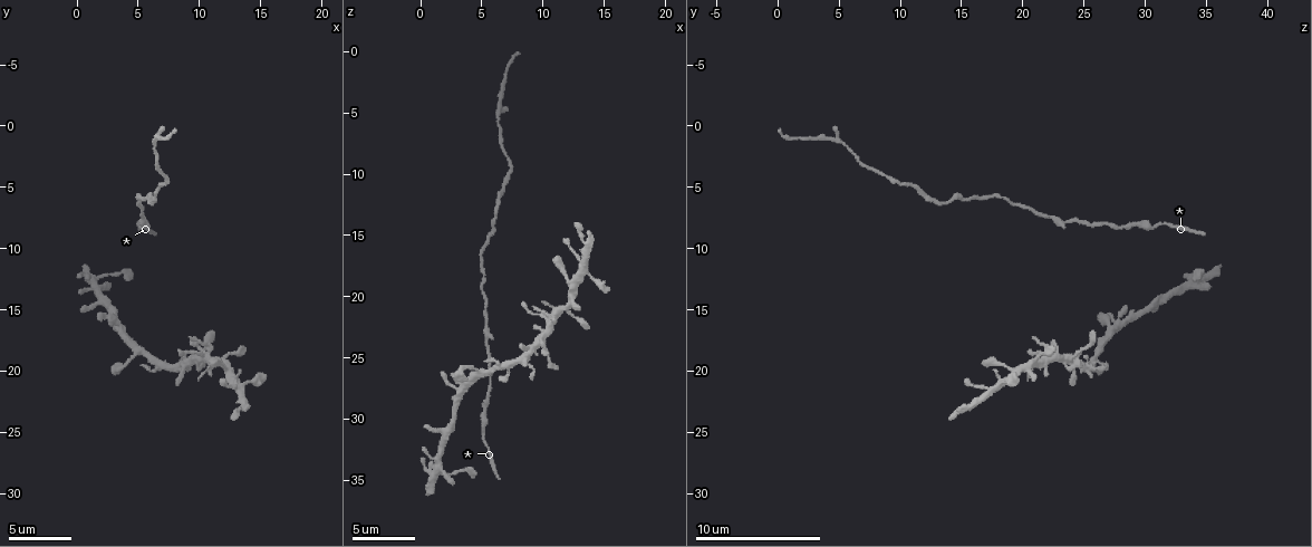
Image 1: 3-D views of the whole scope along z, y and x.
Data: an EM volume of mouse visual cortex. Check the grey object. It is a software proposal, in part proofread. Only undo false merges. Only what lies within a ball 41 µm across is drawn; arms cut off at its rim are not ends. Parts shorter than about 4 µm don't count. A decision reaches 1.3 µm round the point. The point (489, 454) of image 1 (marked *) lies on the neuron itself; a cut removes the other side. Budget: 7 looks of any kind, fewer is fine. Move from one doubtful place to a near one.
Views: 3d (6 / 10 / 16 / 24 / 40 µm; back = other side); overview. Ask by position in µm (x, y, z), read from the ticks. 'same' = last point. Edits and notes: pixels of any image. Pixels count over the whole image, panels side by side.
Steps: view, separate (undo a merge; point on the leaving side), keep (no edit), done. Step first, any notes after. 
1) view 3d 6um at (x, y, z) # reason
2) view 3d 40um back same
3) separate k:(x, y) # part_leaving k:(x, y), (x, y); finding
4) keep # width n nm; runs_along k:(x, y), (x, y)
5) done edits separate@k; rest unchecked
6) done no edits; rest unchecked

view 3d 6um at (5.2, 8.2, 28.6) # calibre changes

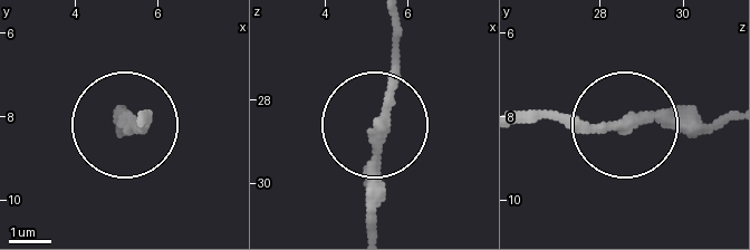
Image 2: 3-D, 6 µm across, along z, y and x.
keep # runs_along 2:(729, 114), (696, 124), (526, 114); all the same neuron

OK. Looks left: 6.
view 3d 6um at (5.2, 7.2, 21.6) # thick turns thin

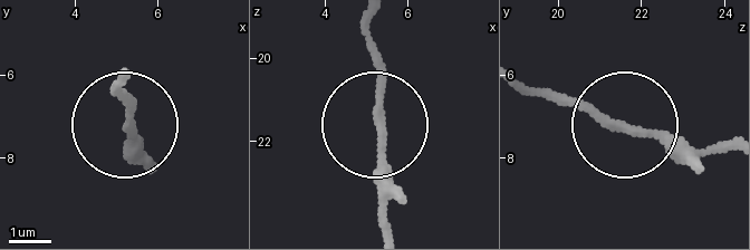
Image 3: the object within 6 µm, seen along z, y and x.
view 3d 6um back at (5.40, 7.40, 21.80)

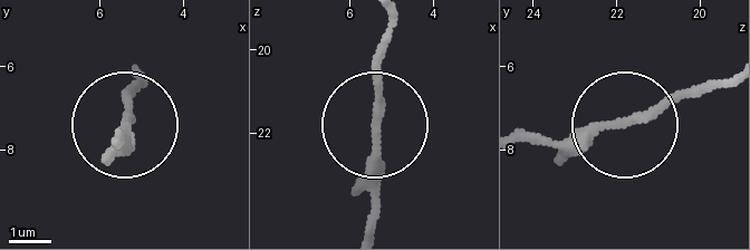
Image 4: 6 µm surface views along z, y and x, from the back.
keep # runs_along 4:(118, 143), (136, 73); continuous, no second neuron

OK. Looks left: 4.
view 3d 10um at (7.6, 4.4, 9.2) # sudden change in width

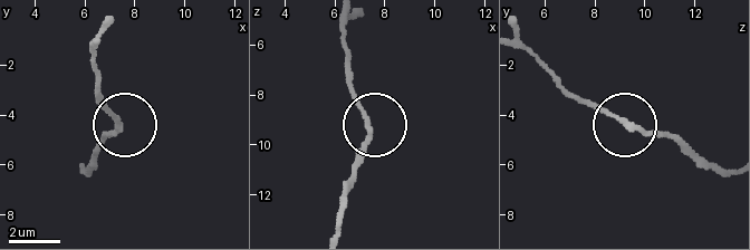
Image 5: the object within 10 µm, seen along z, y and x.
keep # runs_along 5:(338, 230), (338, 205), (366, 128), (347, 73); continuous, no second neuron

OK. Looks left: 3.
view 3d 6um at (6.2, 1.4, 5.0) # three-way junction

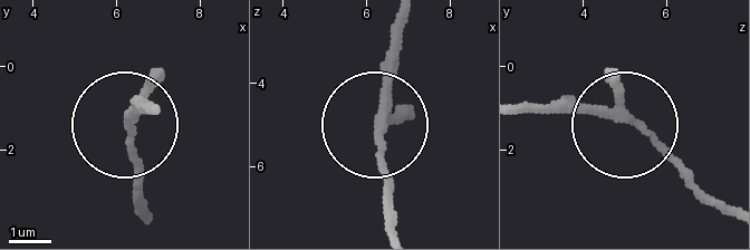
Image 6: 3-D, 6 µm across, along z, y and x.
view 3d 6um back at (6.35, 1.40, 5.20)

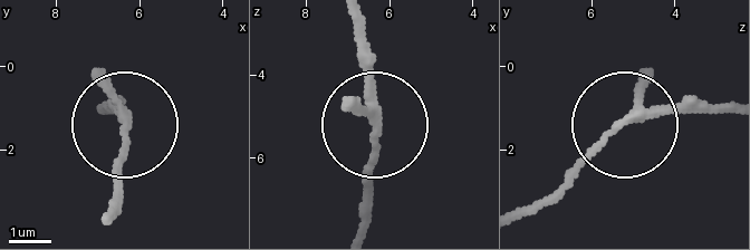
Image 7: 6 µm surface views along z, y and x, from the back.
keep # arms 3; runs_along 7:(362, 222), (373, 147), (362, 20); all the same neuron

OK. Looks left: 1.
done no edits; rest unchecked

